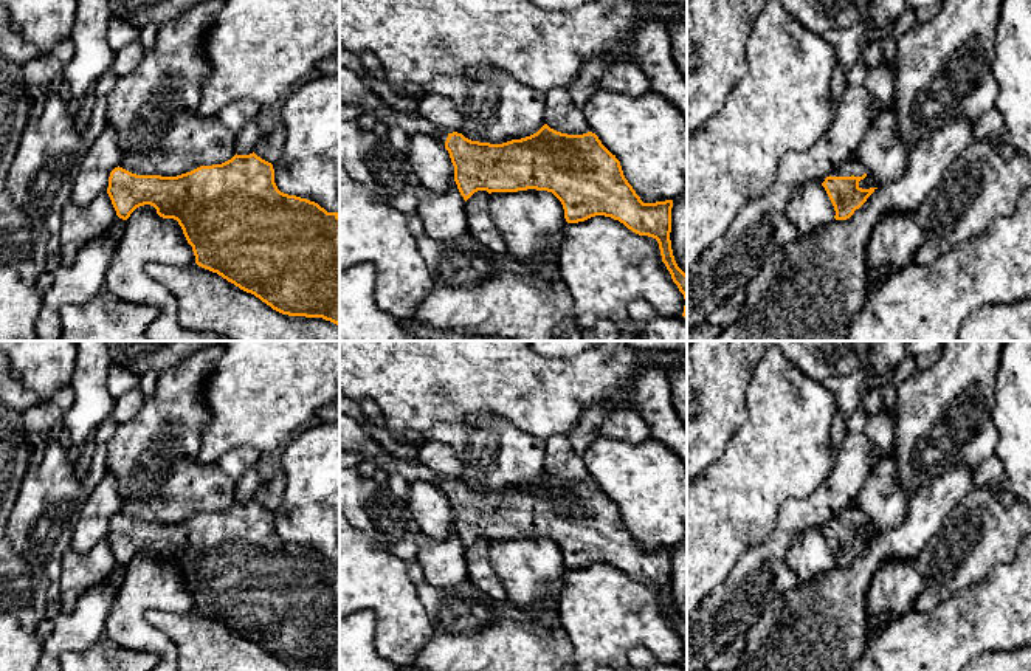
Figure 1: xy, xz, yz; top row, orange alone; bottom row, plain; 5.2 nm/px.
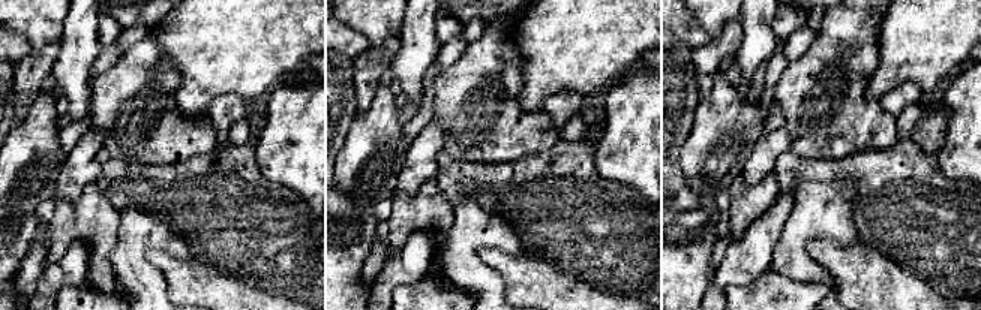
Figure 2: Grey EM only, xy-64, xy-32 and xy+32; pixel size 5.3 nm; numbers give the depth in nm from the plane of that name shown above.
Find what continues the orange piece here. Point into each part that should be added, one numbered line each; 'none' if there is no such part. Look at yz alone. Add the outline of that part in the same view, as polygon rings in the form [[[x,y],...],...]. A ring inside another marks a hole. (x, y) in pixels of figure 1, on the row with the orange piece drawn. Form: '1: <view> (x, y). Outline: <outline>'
1: yz (853, 168). Outline: [[[850,161],[845,163],[842,167],[836,170],[840,177],[862,177],[865,174],[865,169],[859,161]]]

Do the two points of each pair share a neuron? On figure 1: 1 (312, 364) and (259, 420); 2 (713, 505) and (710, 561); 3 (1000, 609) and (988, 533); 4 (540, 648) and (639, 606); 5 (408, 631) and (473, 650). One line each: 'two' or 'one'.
1: one
2: one
3: two
4: two
5: two

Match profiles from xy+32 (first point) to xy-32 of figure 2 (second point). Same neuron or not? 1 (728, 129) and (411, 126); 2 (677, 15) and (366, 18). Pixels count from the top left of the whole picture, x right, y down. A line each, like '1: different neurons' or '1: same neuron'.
1: different neurons
2: different neurons

